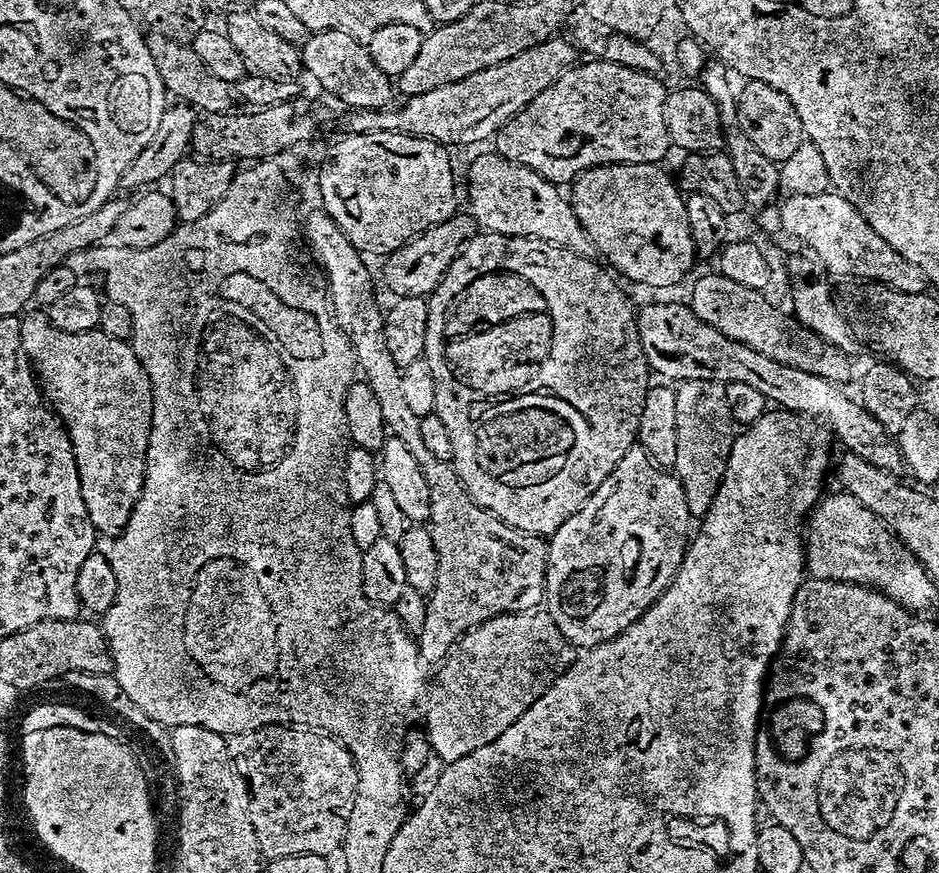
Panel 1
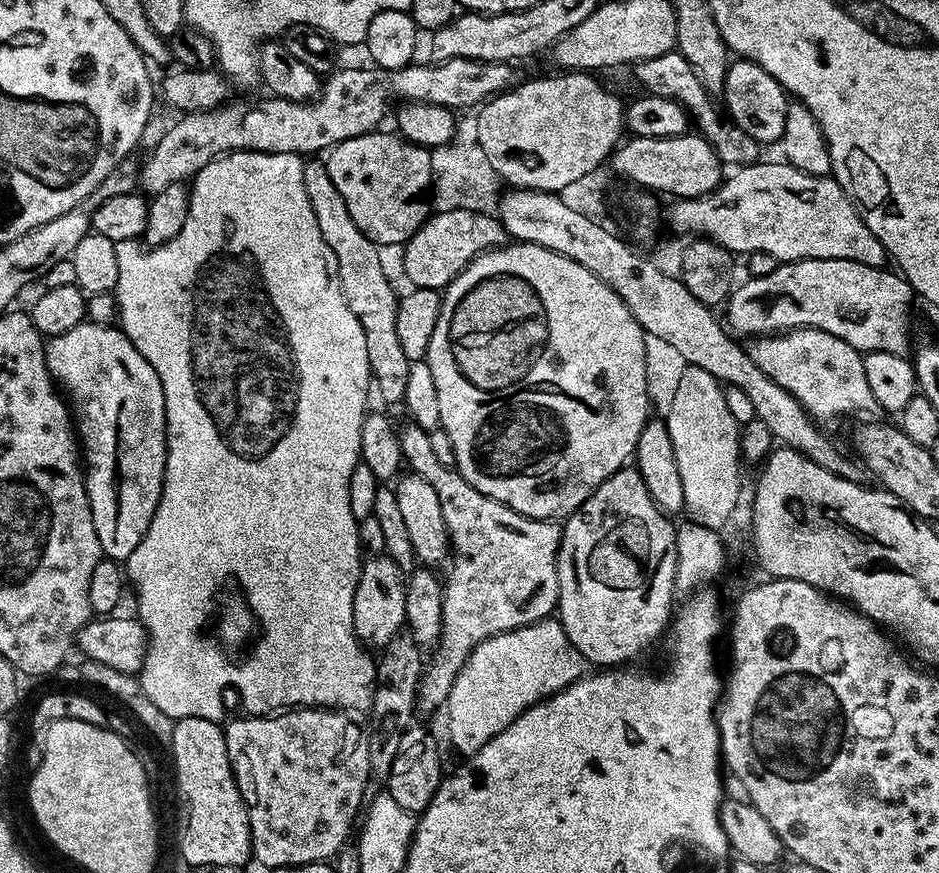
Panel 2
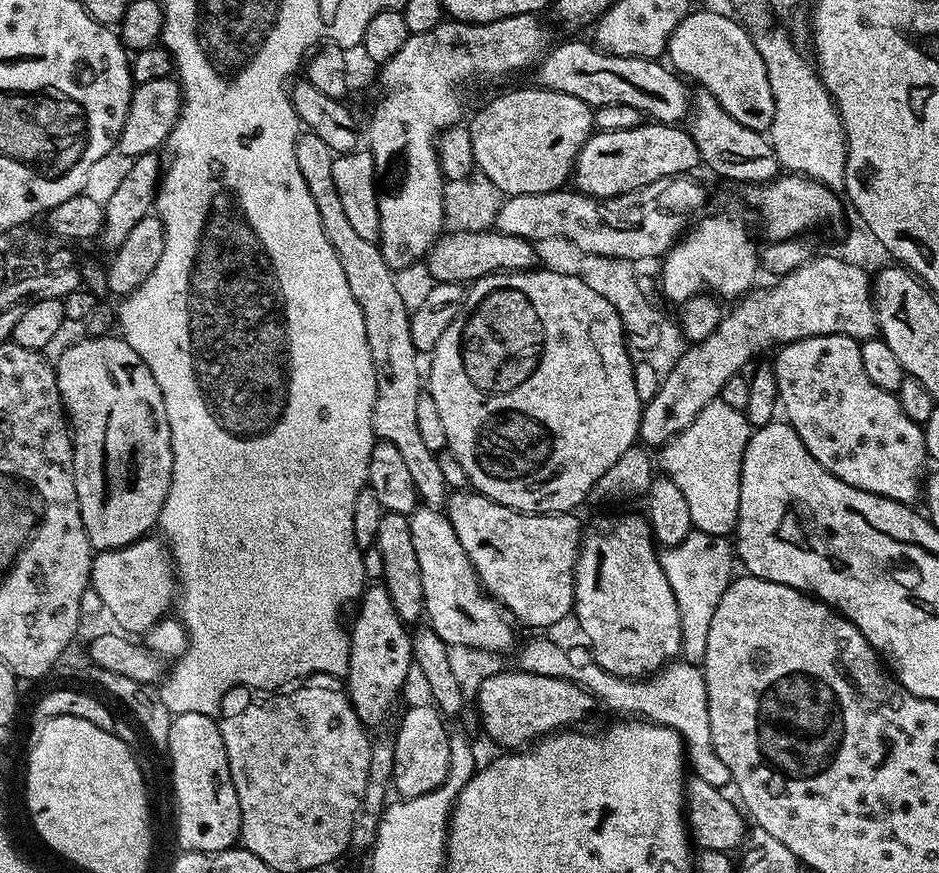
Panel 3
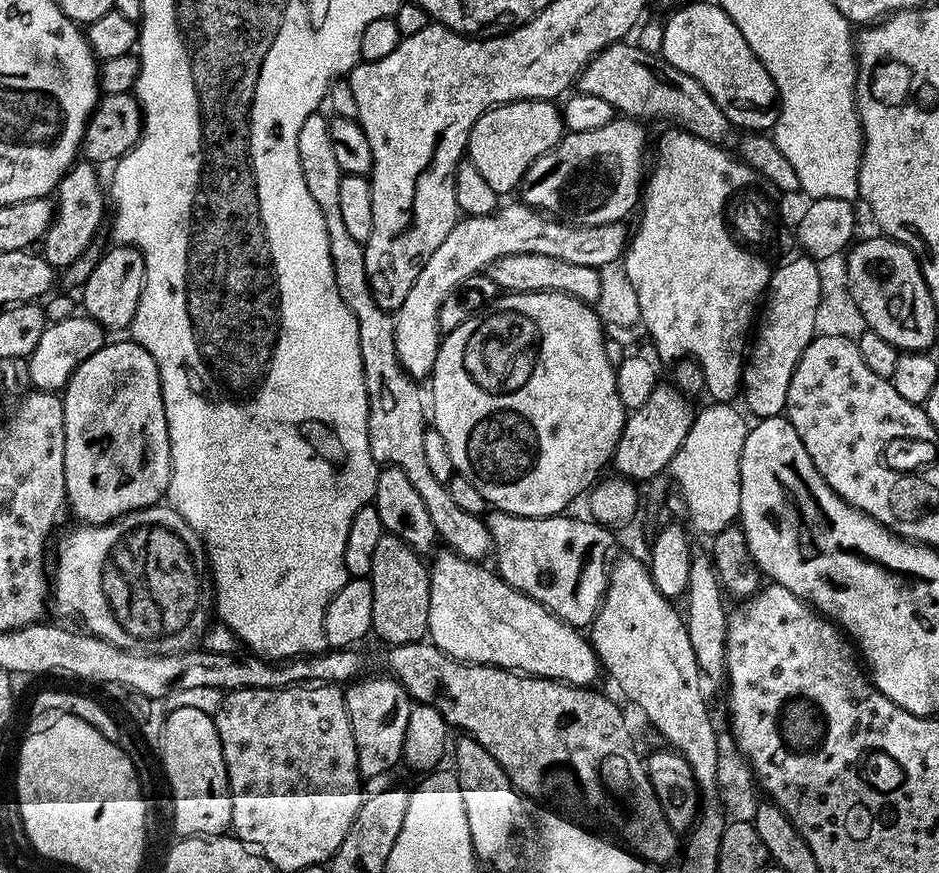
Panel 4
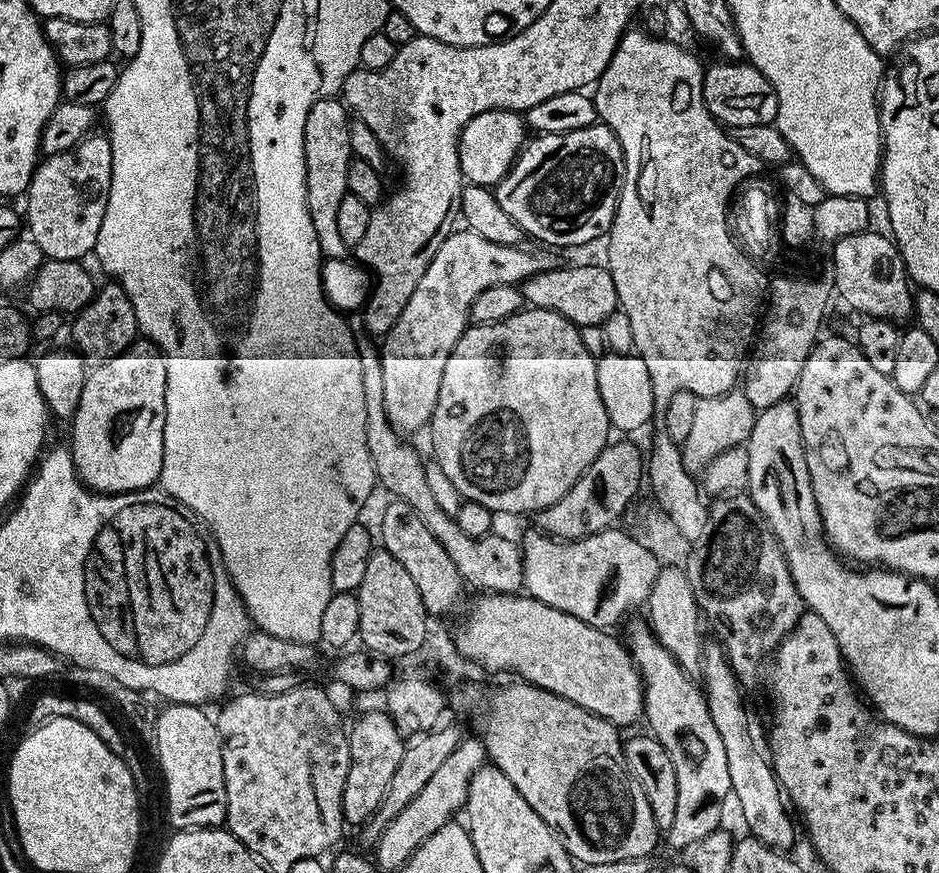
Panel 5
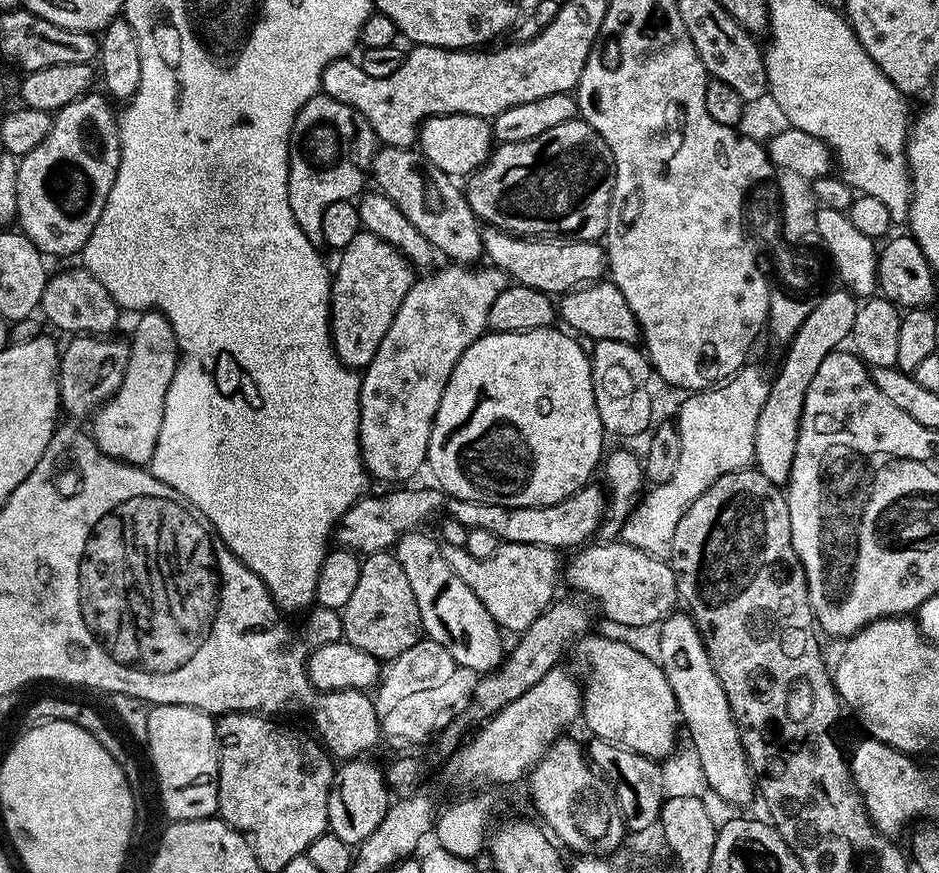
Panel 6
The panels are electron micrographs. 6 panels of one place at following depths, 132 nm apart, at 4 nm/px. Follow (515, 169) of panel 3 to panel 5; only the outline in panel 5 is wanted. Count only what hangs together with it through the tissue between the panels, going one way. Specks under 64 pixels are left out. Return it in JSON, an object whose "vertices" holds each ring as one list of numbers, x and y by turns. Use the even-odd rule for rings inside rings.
{"vertices":[[505,108,486,110,470,118,462,130,458,146,458,162,465,181,485,186,499,184,501,178,512,169,512,163,526,143,524,132,526,133,525,117]]}

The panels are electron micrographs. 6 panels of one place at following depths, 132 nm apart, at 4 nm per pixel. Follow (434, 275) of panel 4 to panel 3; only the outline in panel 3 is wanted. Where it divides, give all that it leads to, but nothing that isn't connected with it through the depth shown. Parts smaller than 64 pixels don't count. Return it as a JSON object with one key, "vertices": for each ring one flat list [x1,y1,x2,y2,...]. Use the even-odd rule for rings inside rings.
{"vertices":[[688,174,658,178,638,190,605,200,586,196,579,190,510,196,497,210,494,228,502,234,514,234,533,242,555,236,566,238,590,255,606,258,629,262,663,258,684,235,688,216,695,217,708,196,707,190,692,178]]}

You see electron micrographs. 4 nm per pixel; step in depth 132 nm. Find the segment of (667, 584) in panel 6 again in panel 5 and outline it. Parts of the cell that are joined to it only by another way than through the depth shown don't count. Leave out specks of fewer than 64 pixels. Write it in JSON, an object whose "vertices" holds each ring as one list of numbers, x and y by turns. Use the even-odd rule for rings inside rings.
{"vertices":[[613,526,605,532,590,534,590,538,577,540,559,540,557,536,545,536,539,530,532,530,532,533,522,540,524,588,527,595,533,596,538,602,546,602,546,606,554,606,554,610,562,610,595,628,615,629,615,624,627,612,634,611,639,604,641,607,647,601,654,586,654,578,658,578,662,567,654,554,646,550,631,531,619,532,618,529,619,527]]}

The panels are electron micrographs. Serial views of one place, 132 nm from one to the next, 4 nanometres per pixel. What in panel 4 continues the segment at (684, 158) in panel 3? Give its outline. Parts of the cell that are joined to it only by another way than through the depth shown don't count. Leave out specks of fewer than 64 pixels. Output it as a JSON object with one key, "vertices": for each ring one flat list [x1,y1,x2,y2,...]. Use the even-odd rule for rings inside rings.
{"vertices":[[615,118,598,130,586,130,584,133,569,131,526,170,520,180,519,199,531,208,539,208,541,212,570,224,602,226,627,221,627,216,631,212,633,215,634,209,642,199,642,185,646,180,644,128,645,125,635,119]]}

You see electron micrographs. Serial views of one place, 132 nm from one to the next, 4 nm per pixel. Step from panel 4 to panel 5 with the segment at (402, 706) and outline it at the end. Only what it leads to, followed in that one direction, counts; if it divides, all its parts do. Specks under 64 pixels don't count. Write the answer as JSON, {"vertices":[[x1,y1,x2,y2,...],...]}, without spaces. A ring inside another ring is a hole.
{"vertices":[[384,710,362,713,350,724,347,733,350,770,346,774,346,786,342,790,342,810,349,825,363,826,376,813,382,798,386,798,386,786,390,786,390,778,394,775,394,770,398,770,398,762,402,762,406,740]]}

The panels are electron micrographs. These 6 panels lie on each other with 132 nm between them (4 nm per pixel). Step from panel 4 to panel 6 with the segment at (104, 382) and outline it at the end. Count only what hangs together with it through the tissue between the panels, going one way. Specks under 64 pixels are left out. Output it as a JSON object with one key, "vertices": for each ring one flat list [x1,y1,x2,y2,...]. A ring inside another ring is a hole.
{"vertices":[[149,310,135,317,136,329,130,335,130,358,122,384,101,408,91,417,90,435,105,454,124,464,151,465,152,455,158,446,166,394,174,378,180,348,176,345,174,326,164,313]]}

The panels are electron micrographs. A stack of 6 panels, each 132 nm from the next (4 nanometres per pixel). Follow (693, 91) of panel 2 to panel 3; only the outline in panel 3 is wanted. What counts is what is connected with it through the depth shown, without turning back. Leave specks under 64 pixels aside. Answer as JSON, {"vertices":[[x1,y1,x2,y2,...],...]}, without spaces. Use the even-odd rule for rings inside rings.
{"vertices":[[703,90,697,91,690,100,690,115,686,121,686,130,694,138,694,142,698,146,698,154,700,155,701,165,712,172,717,172,720,176,725,176,728,180,738,180,743,186,751,186,753,184,767,184,769,180,776,179,781,175,782,169,778,158,772,149,772,141,765,133,755,132,746,126,742,126,742,122,738,122,738,118,730,118,730,114,726,114,726,110,722,110,722,106,718,102,718,98,714,98,714,94]]}

